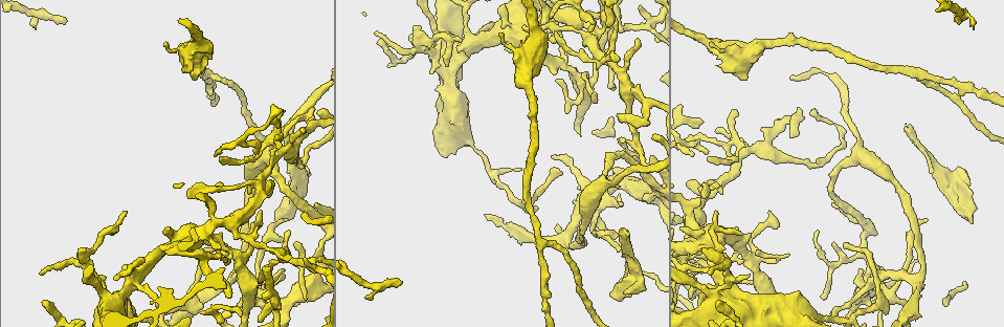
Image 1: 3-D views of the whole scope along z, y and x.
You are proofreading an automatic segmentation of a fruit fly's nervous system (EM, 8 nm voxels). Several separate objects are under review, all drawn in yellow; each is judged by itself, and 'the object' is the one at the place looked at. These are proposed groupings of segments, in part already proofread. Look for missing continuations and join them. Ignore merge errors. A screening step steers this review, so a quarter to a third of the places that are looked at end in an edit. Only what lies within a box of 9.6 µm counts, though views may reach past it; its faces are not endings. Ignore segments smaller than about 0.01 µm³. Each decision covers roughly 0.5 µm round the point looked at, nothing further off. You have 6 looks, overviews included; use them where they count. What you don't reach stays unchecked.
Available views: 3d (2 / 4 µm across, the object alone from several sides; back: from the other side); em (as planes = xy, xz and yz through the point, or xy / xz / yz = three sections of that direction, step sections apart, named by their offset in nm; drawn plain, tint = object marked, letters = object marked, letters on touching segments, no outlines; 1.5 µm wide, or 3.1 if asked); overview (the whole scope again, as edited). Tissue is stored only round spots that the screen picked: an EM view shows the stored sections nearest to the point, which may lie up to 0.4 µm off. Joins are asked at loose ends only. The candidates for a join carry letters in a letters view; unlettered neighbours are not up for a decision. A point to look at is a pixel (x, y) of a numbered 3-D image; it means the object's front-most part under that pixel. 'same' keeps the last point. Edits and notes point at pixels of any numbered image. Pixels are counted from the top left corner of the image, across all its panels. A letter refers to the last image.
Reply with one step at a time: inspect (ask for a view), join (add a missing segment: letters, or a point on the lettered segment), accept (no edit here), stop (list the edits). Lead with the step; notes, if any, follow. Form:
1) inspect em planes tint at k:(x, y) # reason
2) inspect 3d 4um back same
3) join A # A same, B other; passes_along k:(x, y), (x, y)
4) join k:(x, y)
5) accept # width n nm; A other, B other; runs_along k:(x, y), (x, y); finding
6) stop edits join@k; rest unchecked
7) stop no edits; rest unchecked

inspect 3d 2um at 1:(277, 262)

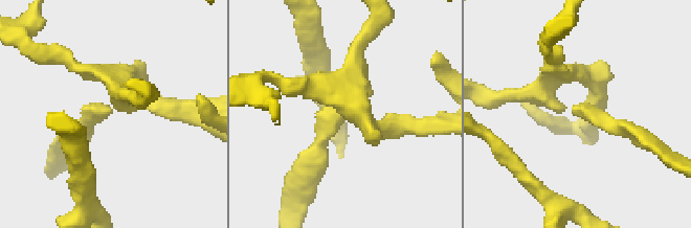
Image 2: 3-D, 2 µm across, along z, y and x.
inspect em yz step 8 tint at 2:(572, 107)

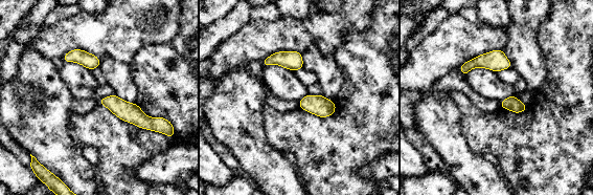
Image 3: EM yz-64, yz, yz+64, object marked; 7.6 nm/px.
inspect em planes letters same

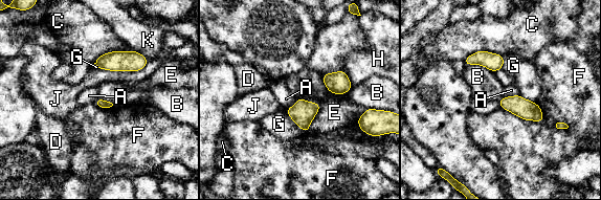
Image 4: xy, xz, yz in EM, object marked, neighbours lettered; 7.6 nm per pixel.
accept # A other, B other, C other, D other, E other, F other, G other, H other, J other, K other; border 4:(466, 64), (481, 64), (493, 72); no lettered segment goes on from it

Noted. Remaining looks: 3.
inspect 3d 2um at 1:(215, 154) # branch stops here

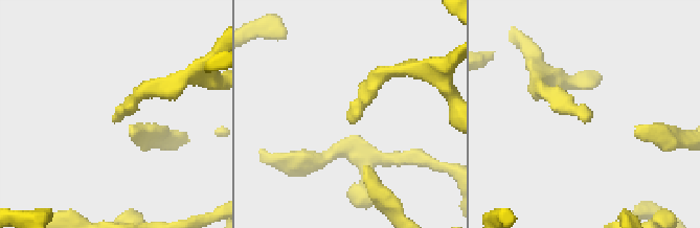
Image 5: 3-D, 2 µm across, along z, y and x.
inspect em planes tint at 5:(115, 119)

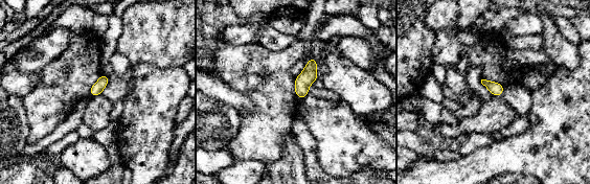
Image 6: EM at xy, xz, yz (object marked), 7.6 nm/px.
inspect em planes letters same # see the neighbours

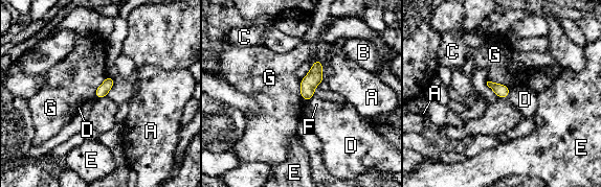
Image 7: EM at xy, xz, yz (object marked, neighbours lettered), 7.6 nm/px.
accept # width 90 nm; A other, B other, C other, D other, E other, F other, G other; border 7:(510, 89), (505, 97); no lettered segment goes on from it

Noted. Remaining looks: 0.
stop no edits; rest unchecked

